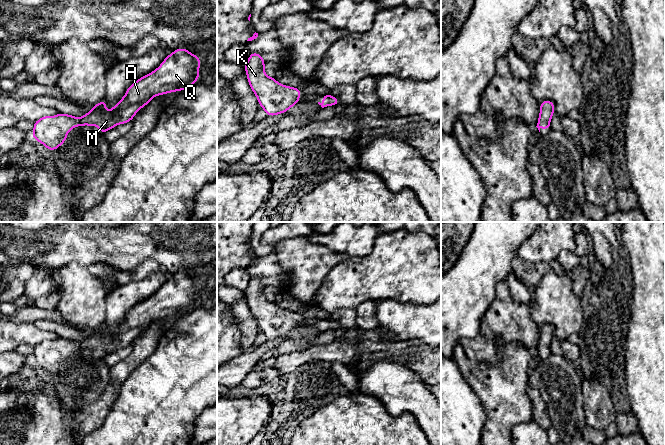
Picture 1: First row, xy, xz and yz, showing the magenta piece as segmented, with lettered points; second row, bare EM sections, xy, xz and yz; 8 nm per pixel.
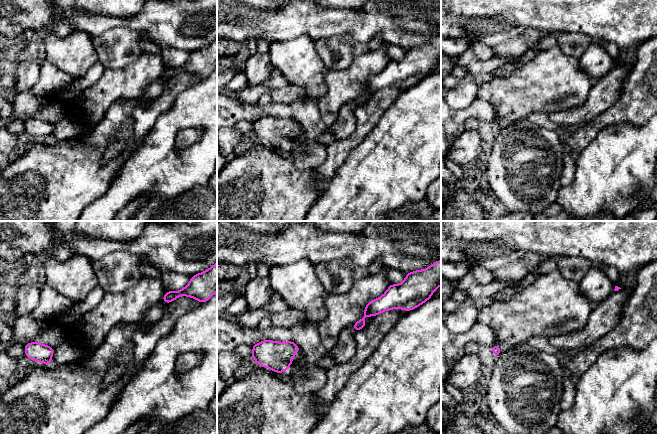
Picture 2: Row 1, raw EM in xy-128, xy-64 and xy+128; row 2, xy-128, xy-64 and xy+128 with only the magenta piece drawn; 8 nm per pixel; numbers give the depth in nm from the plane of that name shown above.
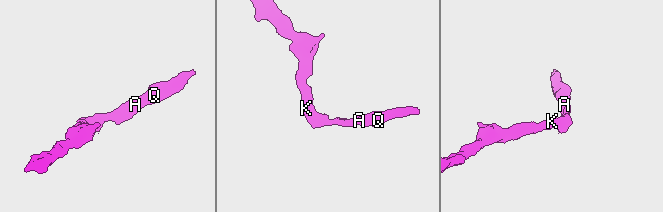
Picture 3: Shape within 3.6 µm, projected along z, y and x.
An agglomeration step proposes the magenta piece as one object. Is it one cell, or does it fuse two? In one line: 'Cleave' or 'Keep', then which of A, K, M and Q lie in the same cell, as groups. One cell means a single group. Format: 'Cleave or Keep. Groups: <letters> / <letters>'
Keep. Groups: A K M Q

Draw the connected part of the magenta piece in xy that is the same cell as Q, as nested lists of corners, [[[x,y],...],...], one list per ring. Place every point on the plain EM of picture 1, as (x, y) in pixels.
[[[184,272],[174,274],[156,294],[135,305],[109,336],[105,335],[107,327],[103,323],[80,343],[62,337],[44,340],[34,346],[31,360],[48,374],[54,375],[66,365],[68,356],[74,351],[98,350],[103,358],[118,348],[132,345],[134,339],[153,321],[182,315],[196,307],[200,281]]]

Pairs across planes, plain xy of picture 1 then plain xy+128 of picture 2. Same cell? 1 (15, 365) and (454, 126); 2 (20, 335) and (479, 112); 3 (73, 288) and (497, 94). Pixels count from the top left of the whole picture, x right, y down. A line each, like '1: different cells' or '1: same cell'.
1: different cells
2: same cell
3: same cell

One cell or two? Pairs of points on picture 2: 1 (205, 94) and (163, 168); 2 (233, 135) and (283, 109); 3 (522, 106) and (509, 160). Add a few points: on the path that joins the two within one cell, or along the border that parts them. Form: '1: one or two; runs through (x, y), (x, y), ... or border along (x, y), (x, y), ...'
1: one; runs through (187, 112), (162, 137), (162, 150)
2: two; border along (233, 126), (227, 128)
3: two; border along (524, 118), (513, 120), (502, 128)

